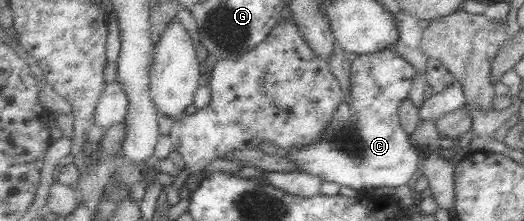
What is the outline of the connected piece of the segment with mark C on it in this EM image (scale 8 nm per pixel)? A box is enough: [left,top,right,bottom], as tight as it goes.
[281,49,421,190]

